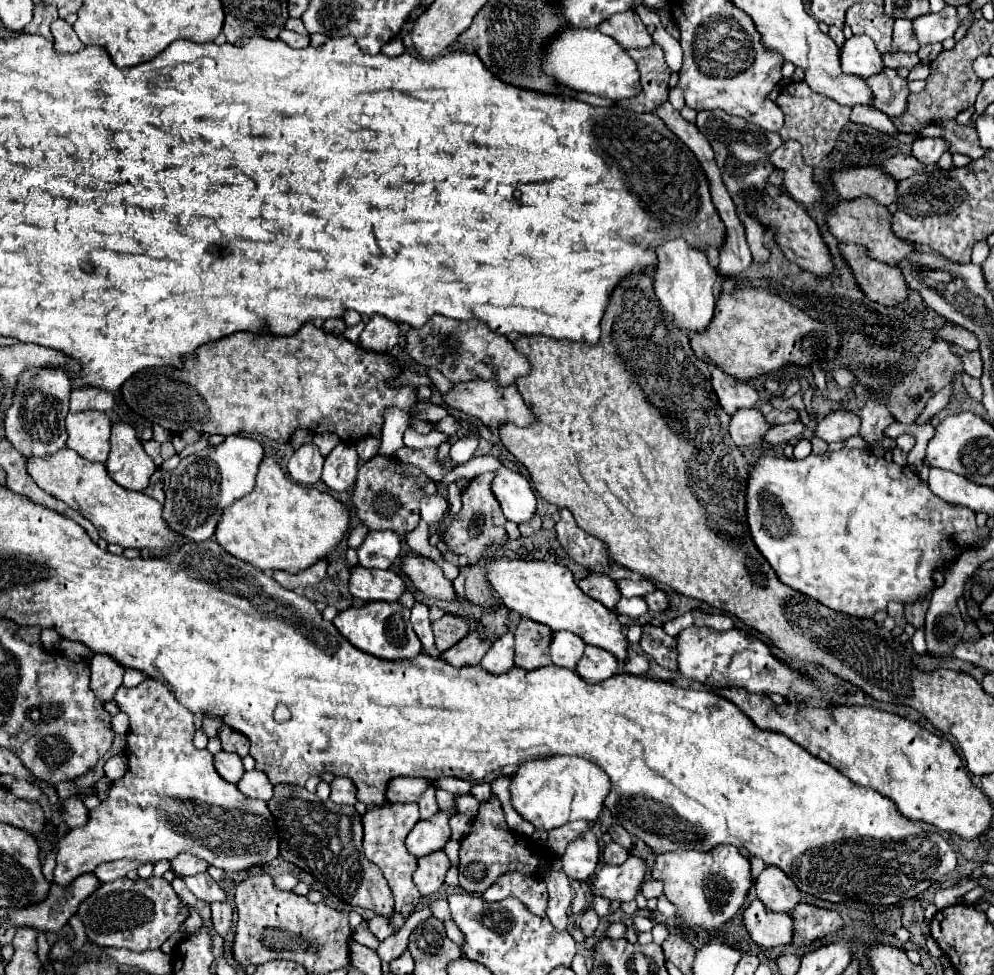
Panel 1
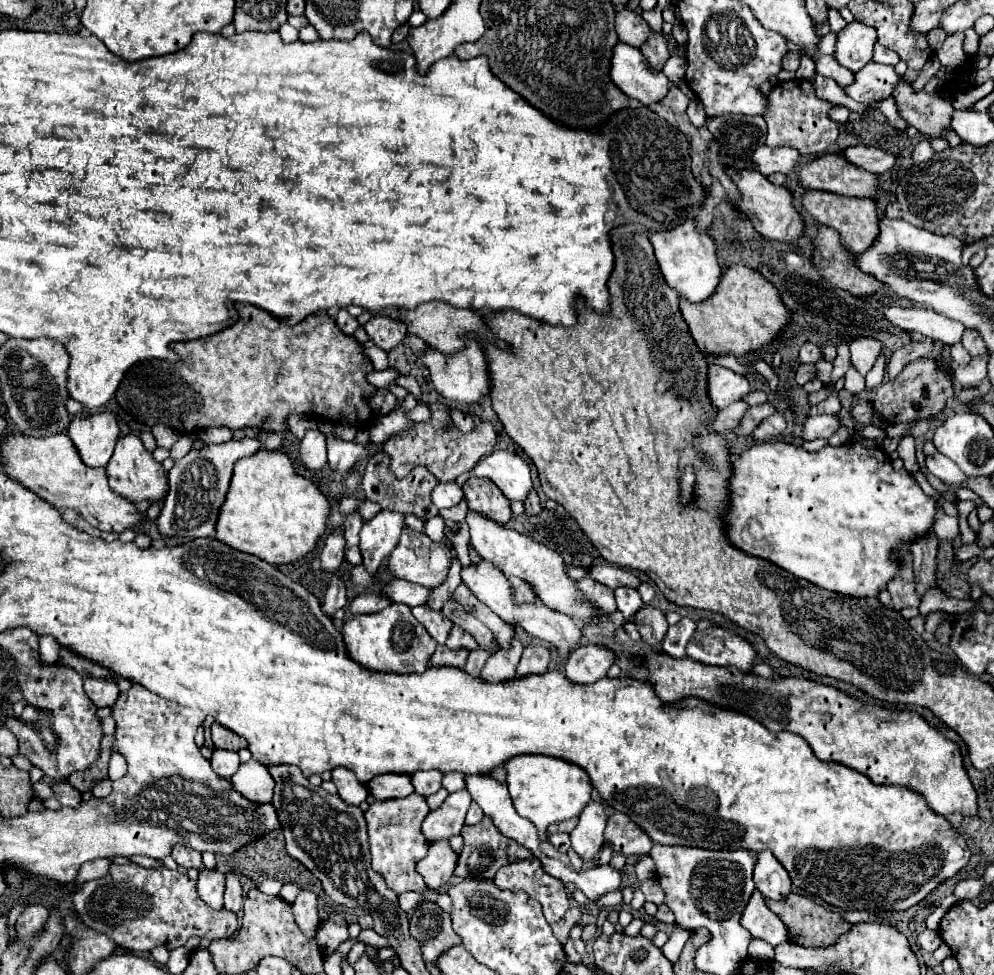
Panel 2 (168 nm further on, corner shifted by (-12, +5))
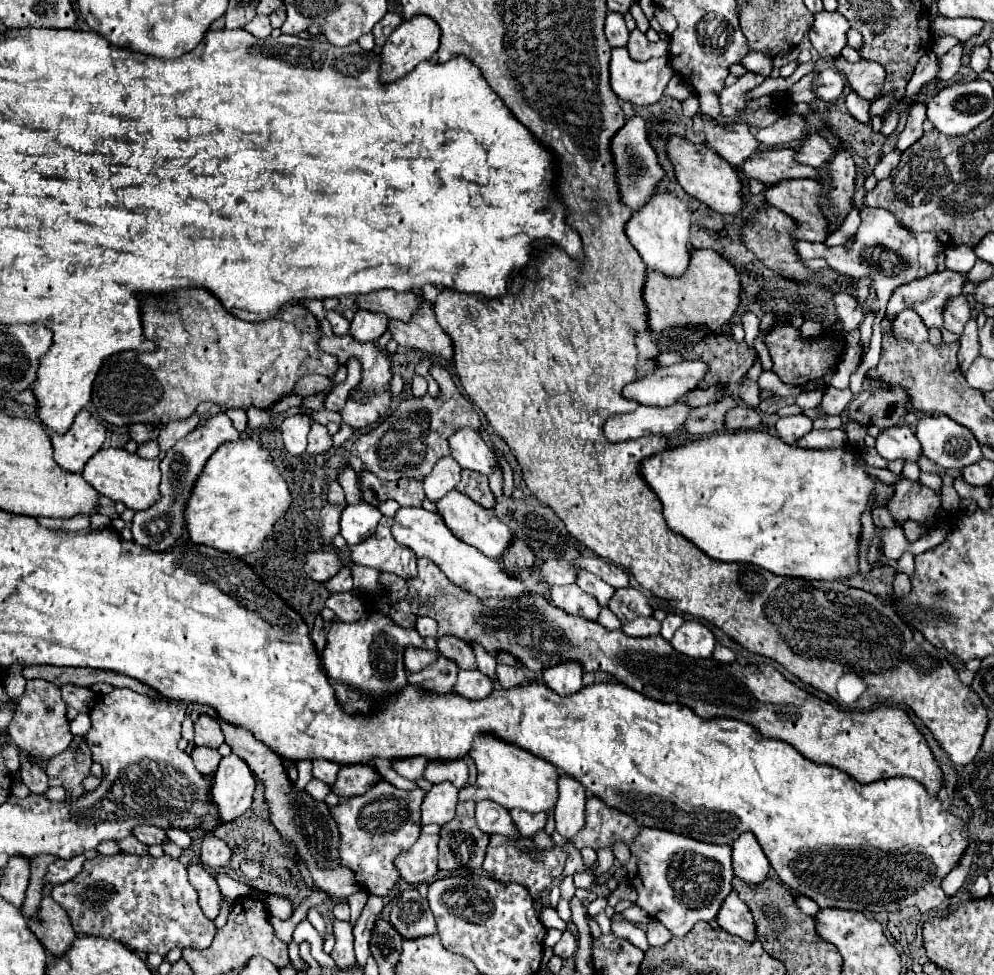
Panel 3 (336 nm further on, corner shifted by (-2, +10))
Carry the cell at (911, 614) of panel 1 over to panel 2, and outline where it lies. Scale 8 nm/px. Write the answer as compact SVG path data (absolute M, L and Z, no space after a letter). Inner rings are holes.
M934 532L922 536L920 540L912 540L910 550L914 556L914 576L916 576L916 590L922 596L926 590L936 586L936 546L938 538Z

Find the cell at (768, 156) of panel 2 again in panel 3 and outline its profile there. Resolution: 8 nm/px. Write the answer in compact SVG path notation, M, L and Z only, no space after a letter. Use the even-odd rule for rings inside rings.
M698 115L692 121L694 121L694 133L704 133L708 147L718 151L718 155L722 155L728 163L736 167L740 167L746 159L750 159L758 151L756 139L746 123L720 127L710 121L704 121Z

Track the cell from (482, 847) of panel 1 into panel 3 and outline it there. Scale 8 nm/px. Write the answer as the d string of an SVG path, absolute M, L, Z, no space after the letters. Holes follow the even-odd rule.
M460 803L452 823L446 823L440 833L440 863L442 871L480 869L484 863L490 837L482 833L474 819L474 803Z

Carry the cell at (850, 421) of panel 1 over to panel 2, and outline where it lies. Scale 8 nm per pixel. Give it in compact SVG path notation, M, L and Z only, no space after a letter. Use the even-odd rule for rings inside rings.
M812 416L806 418L802 440L816 440L816 438L830 438L838 430L838 416Z

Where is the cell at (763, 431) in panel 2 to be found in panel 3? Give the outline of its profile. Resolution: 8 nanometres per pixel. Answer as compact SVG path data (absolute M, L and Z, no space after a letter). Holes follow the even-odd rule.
M738 405L728 411L726 415L726 429L740 431L740 429L756 429L762 423L762 417L756 409L748 405Z

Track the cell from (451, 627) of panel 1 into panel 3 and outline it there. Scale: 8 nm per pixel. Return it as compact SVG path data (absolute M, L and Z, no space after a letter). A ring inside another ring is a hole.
M454 635L440 637L438 639L438 651L444 657L454 659L460 669L474 669L476 667L476 659L474 659L472 647L466 641L462 641L460 637L454 637Z

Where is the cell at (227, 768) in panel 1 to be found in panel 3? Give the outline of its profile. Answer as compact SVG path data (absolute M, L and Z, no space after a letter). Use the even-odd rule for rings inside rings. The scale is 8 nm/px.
M196 747L192 751L192 759L194 759L194 765L196 769L202 773L202 775L210 775L218 769L218 763L222 759L222 755L218 753L218 749L208 749L208 747Z

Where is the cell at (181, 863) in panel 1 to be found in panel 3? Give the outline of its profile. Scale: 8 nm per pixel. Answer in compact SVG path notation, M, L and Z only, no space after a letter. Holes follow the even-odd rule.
M140 827L138 831L134 831L136 839L140 839L144 845L166 845L168 837L162 829L156 827Z

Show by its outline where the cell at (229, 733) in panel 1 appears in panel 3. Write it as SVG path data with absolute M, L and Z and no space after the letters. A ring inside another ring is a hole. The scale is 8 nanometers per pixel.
M200 715L200 719L194 723L194 745L200 747L212 747L212 749L218 749L222 743L224 743L224 735L222 735L222 729L218 725L218 719L216 717L210 717L210 715Z

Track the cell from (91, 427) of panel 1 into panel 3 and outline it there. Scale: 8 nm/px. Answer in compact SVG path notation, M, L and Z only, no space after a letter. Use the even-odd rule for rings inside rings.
M82 409L66 433L54 433L50 437L58 465L66 471L80 473L86 461L104 445L106 429L100 421L94 419L90 411Z

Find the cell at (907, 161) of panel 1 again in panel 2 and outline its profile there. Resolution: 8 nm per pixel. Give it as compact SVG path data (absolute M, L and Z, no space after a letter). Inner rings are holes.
M856 144L856 146L850 146L842 152L844 160L848 160L850 164L858 166L858 168L864 168L868 172L874 172L874 174L880 174L880 172L890 172L896 164L896 156L892 154L886 154L878 148L868 148L868 146L862 146L862 144Z

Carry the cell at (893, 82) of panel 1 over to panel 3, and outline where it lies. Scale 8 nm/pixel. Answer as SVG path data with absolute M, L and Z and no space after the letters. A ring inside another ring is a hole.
M822 69L814 81L814 91L822 101L836 101L846 89L846 77L836 69Z

